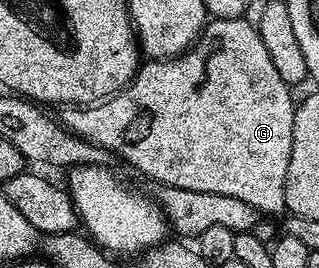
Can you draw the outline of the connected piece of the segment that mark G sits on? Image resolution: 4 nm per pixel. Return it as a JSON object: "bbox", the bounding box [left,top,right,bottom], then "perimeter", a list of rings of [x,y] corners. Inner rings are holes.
{"bbox":[59,17,295,216],"perimeter":[[[248,17],[213,18],[206,21],[204,30],[196,42],[176,58],[149,60],[138,69],[133,81],[125,89],[112,94],[103,102],[95,102],[92,106],[67,106],[59,114],[59,121],[75,136],[93,142],[103,149],[117,154],[130,162],[141,174],[154,178],[154,183],[175,188],[191,188],[191,192],[215,192],[219,196],[235,196],[235,200],[243,200],[243,204],[251,204],[265,216],[277,216],[285,210],[285,181],[287,180],[287,164],[291,164],[291,144],[293,143],[293,112],[295,109],[294,91],[279,77],[279,71],[271,61],[267,47],[263,45],[263,36],[259,36],[256,25],[248,22]]]}

